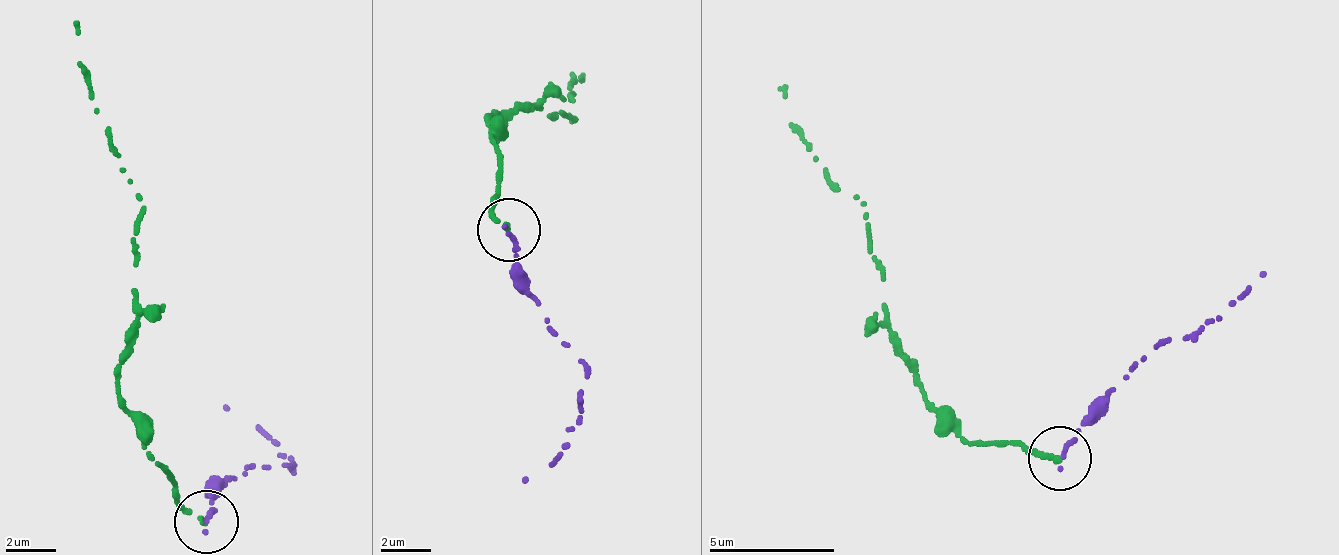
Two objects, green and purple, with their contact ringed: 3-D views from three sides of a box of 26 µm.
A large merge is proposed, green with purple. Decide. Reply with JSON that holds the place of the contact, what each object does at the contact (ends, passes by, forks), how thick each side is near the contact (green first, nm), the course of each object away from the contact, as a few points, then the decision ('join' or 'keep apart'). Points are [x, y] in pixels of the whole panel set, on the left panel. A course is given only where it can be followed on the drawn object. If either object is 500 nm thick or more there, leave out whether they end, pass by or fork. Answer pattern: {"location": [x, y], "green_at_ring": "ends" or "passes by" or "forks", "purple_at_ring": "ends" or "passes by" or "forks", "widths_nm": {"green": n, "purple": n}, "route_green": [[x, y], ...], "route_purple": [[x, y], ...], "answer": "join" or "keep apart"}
{"location": [206, 522], "green_at_ring": "ends", "purple_at_ring": "ends", "widths_nm": {"green": 220, "purple": 240}, "route_green": [[205, 524], [180, 500], [119, 390], [134, 306], [134, 252], [143, 205], [95, 111], [77, 20]], "route_purple": [[205, 524], [217, 489], [244, 467], [294, 461], [294, 467], [280, 445], [224, 408]], "answer": "keep apart"}

